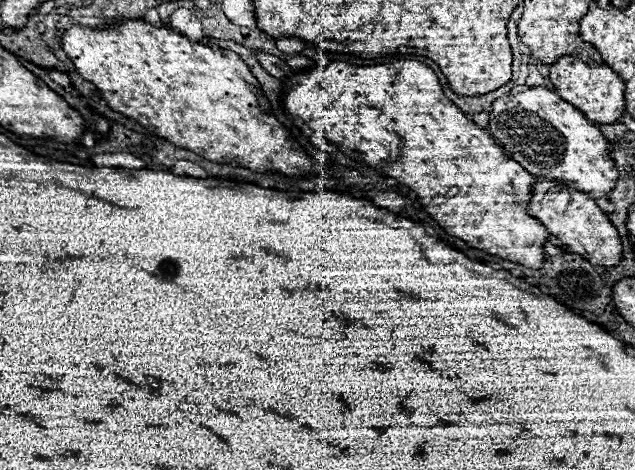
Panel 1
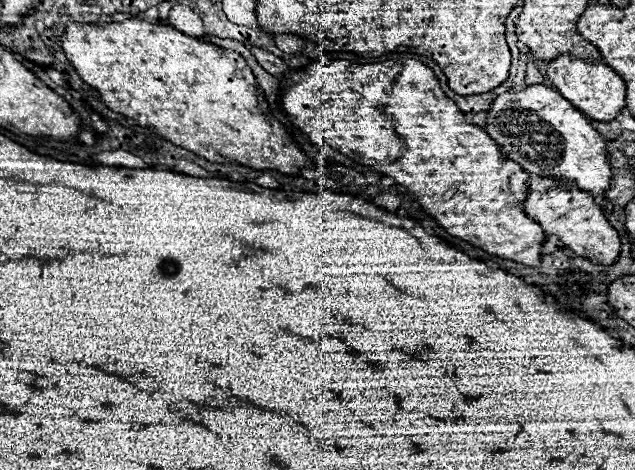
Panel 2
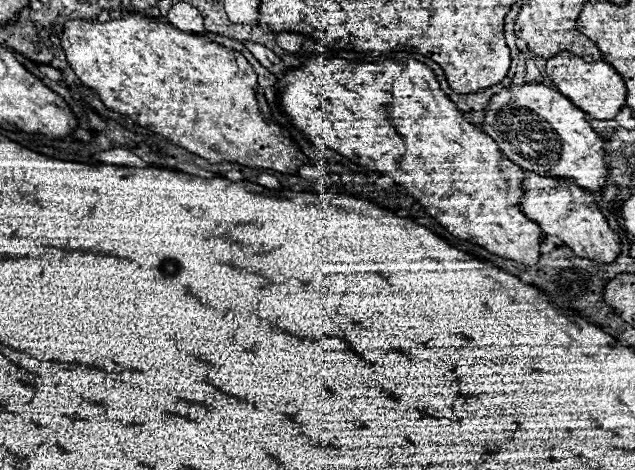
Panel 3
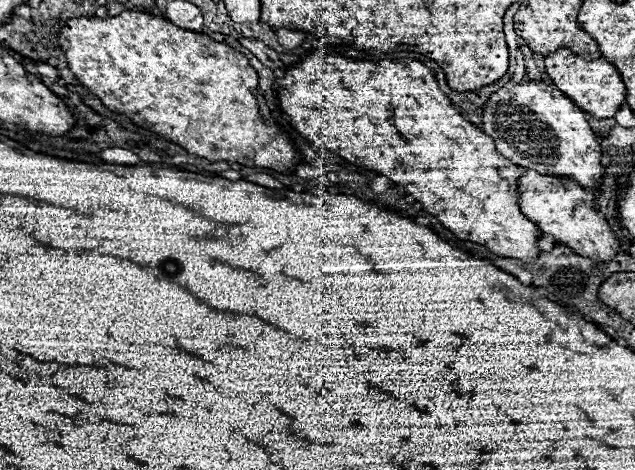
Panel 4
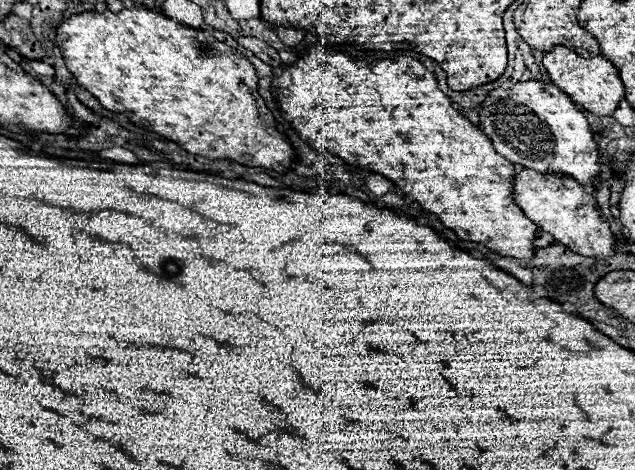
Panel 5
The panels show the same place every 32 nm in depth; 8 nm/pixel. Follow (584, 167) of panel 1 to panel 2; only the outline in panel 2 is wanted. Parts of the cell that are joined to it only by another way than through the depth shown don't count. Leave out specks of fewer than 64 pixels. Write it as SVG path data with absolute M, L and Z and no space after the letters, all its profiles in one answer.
M532 84L524 90L510 88L496 96L490 104L484 130L498 142L502 152L526 172L546 178L576 180L576 186L592 196L602 196L610 188L612 168L606 162L606 140L578 108L554 88Z

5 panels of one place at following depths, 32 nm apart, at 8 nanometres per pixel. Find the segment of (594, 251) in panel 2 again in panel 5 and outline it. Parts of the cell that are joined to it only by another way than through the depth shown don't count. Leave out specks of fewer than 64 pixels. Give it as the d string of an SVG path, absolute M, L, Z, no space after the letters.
M522 168L514 176L514 202L538 228L550 232L556 242L568 246L572 252L592 258L610 258L614 254L614 236L608 222L598 212L594 196L586 194L574 178Z

